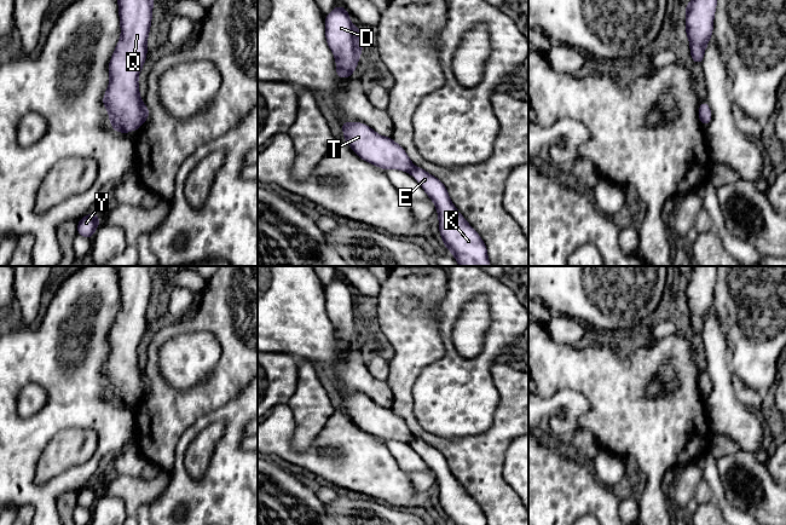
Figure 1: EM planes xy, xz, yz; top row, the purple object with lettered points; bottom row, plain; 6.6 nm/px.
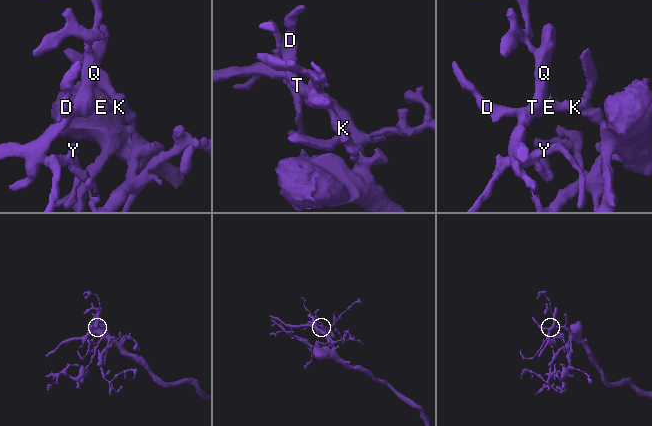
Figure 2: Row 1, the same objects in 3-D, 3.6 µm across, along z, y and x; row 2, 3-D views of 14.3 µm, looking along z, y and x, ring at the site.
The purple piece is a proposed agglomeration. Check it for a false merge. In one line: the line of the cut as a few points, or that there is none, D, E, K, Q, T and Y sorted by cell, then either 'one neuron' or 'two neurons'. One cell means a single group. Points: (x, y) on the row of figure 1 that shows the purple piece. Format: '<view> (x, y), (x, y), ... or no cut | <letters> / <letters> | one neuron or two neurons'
xy (140, 103), (143, 121) | D Q T Y / E K | two neurons

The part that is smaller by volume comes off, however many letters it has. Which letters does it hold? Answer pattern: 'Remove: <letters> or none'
Remove: D, Q, T, Y

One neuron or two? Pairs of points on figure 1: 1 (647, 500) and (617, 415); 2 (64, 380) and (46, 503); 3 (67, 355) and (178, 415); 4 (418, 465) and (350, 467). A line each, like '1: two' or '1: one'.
1: one
2: one
3: two
4: two

